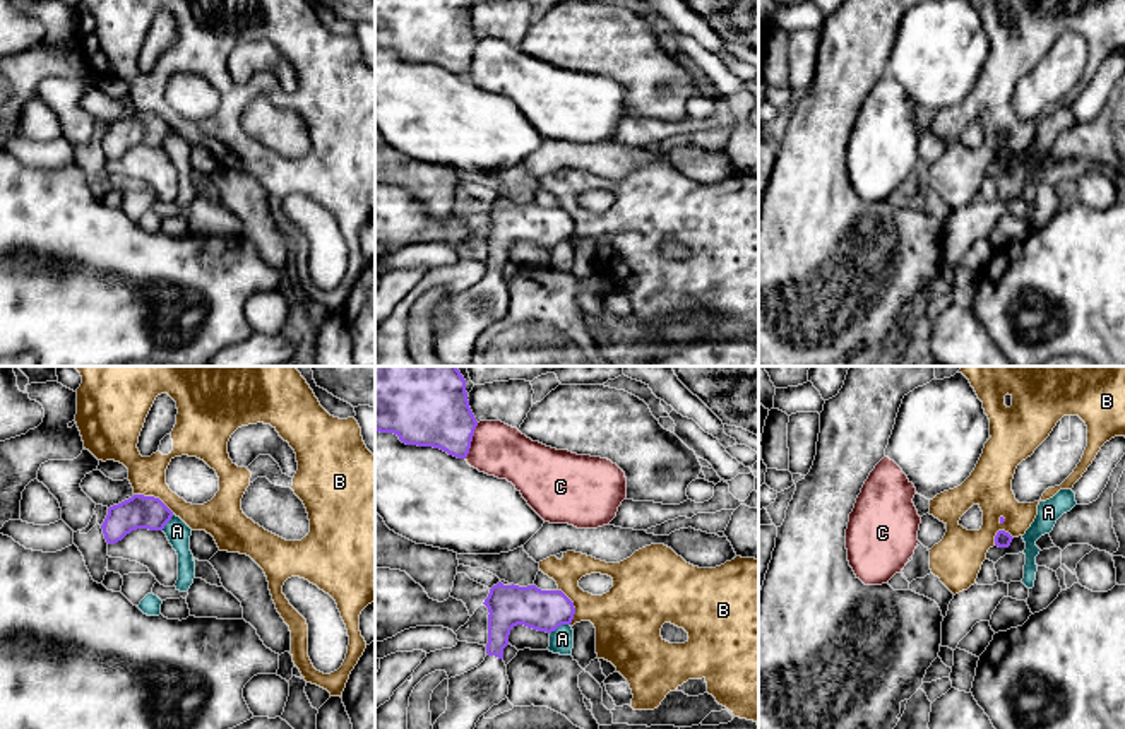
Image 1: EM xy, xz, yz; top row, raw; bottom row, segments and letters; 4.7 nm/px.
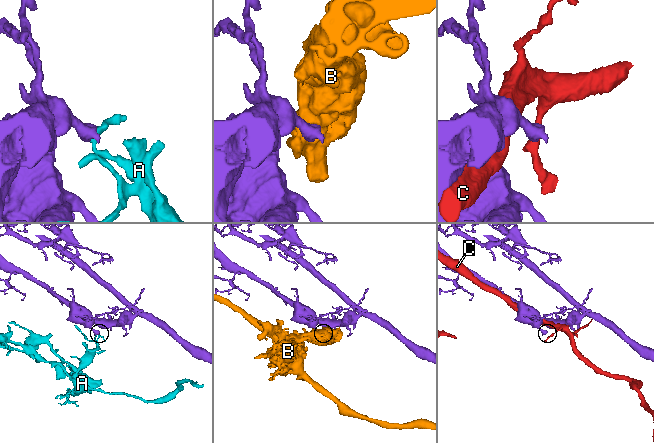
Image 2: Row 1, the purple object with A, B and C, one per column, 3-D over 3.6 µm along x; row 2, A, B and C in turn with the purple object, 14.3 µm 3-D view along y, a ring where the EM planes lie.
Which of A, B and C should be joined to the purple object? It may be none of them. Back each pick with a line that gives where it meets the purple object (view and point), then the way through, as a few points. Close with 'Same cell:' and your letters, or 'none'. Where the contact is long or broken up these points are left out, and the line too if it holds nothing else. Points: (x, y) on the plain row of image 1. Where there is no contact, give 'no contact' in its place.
Same cell: none

